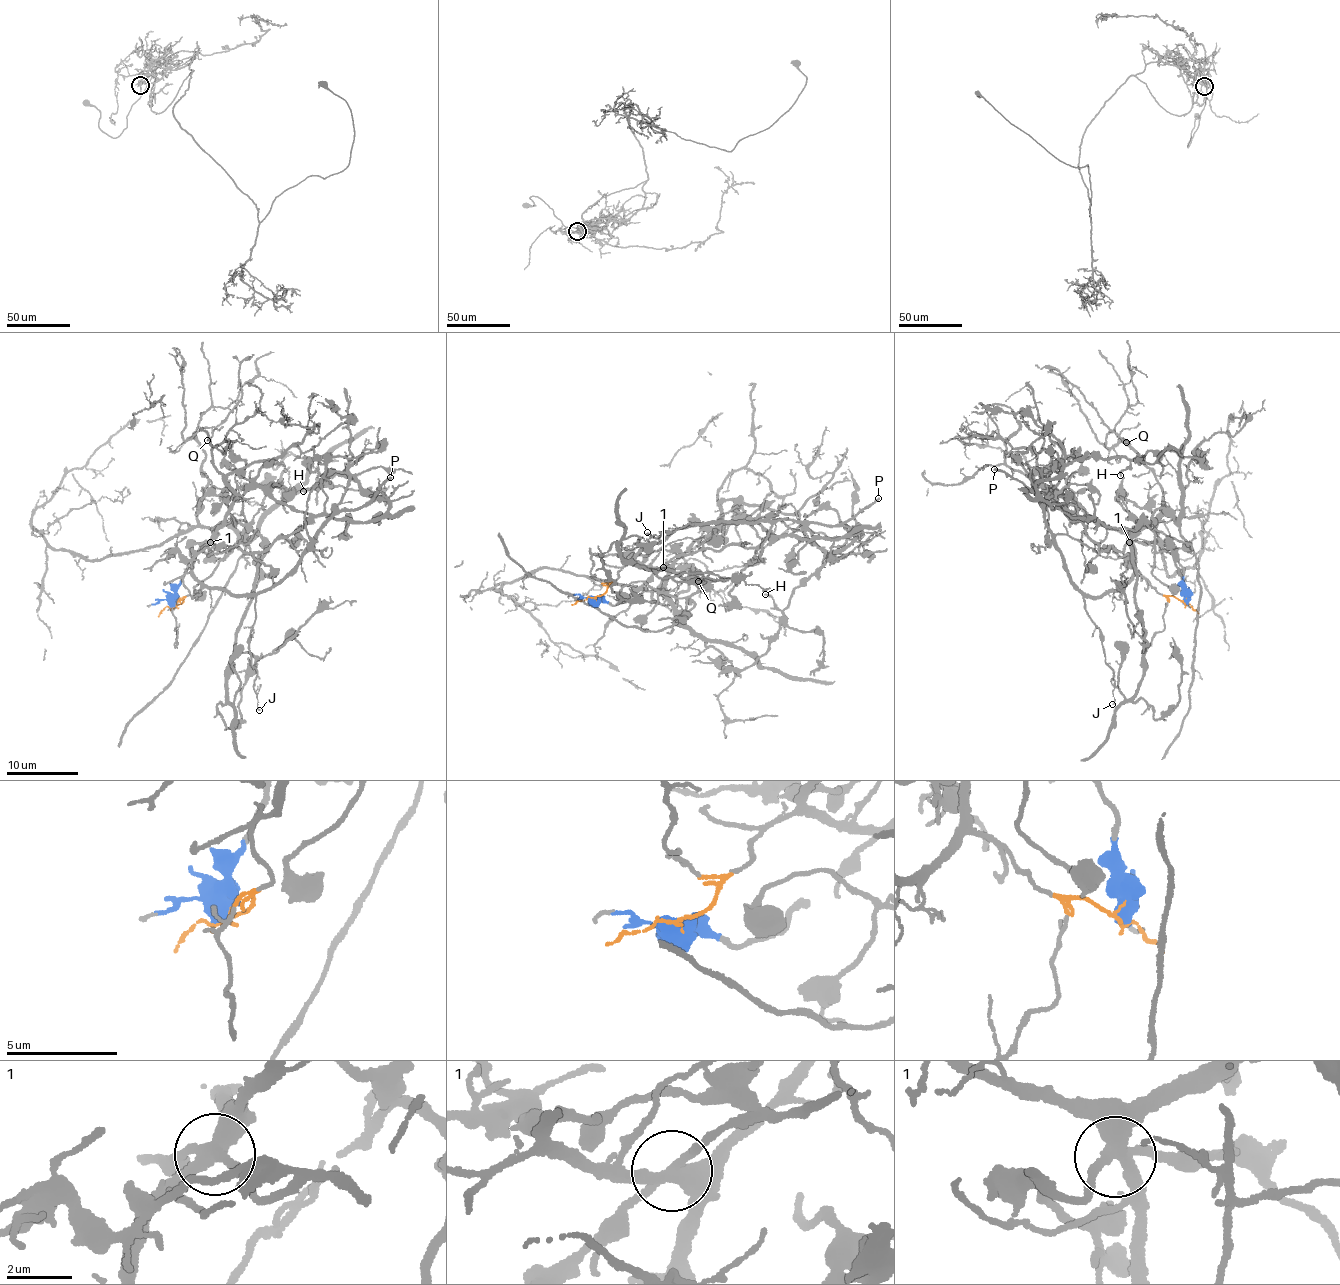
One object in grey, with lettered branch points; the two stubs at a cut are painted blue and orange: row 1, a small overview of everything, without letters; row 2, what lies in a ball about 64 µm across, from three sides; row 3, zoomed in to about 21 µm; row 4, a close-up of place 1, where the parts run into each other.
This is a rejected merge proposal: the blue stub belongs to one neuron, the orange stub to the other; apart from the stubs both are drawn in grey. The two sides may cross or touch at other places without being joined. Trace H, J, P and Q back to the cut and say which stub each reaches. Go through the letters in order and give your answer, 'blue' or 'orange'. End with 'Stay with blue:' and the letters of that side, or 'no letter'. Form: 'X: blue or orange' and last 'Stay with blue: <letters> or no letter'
H: blue
J: orange
P: orange
Q: orange
Stay with blue: H

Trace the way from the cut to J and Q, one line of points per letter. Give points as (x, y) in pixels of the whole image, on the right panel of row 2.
J: (1183, 603), (1161, 595), (1137, 575), (1115, 590), (1086, 596), (1085, 611), (1100, 632), (1114, 682), (1112, 703)
Q: (1183, 603), (1137, 573), (1132, 537), (1161, 514), (1163, 488), (1123, 442), (1105, 445), (1113, 432), (1126, 442)

